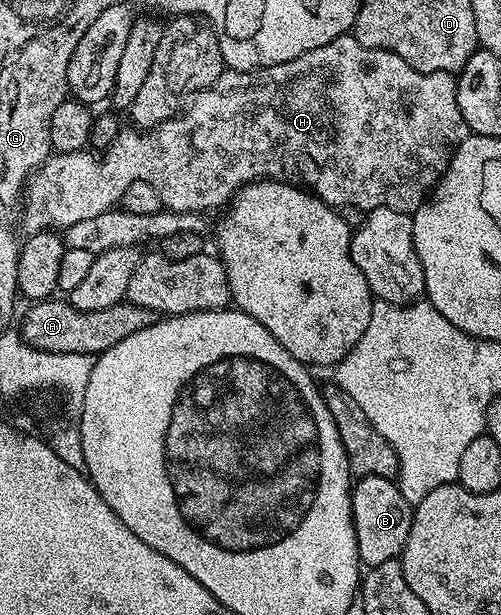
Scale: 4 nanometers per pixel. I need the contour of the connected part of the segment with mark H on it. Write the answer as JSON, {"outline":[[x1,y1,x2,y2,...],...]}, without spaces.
{"outline":[[350,33,328,41,328,45,320,45,320,49,300,53,300,57,292,57,292,61,284,61,280,65,259,67,256,71,223,70,222,75,216,77,216,81,210,87,204,88,201,93,195,95,185,110,175,115,173,119,164,120,163,123,147,131,142,129,131,130,120,130,110,147,101,152,100,157,102,159,97,159,99,156,89,150,51,154,50,158,30,176,26,185,24,206,21,208,21,211,23,210,22,227,26,233,45,231,55,225,65,229,76,225,76,221,84,221,88,217,97,217,99,213,104,213,115,205,121,204,124,193,128,189,128,185,132,185,132,181,148,181,148,185,152,185,152,189,156,189,163,208,167,211,206,213,209,207,222,209,249,183,259,179,268,179,276,183,291,183,296,187,301,187,317,195,318,198,323,199,326,204,335,209,340,209,344,205,356,205,356,209,367,213,378,207,413,213,417,211,420,204,426,202,430,192,442,178,455,149,466,140,467,135,471,134,469,125,464,121,464,113,460,113,458,81,451,72,424,73,420,69,408,65,408,61,404,61,404,57,396,57,396,53,360,45,360,41]]}

